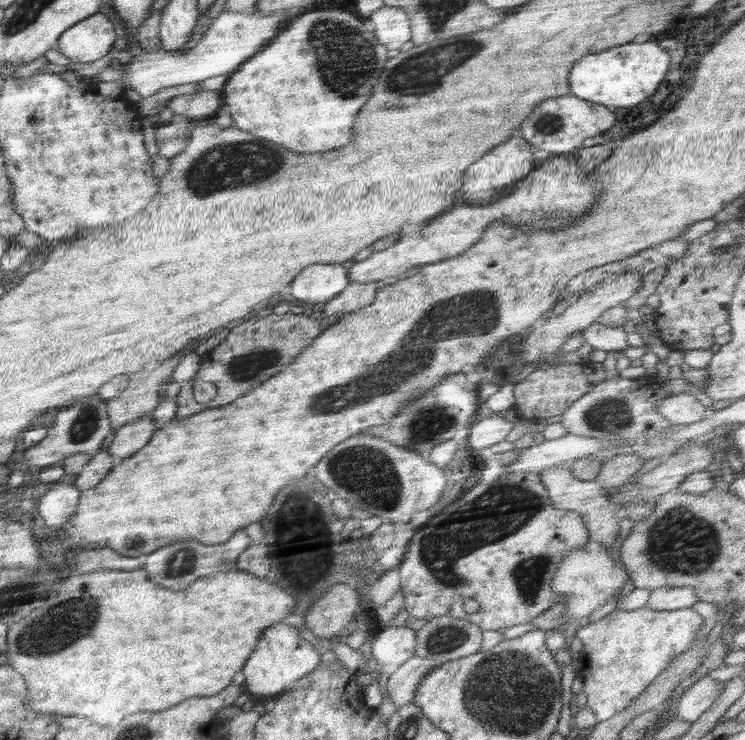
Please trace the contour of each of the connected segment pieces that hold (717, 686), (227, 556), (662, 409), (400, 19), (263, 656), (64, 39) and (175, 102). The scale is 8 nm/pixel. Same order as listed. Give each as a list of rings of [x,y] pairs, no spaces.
[[[708,676],[697,680],[680,697],[676,706],[678,719],[691,723],[696,721],[716,701],[716,697],[722,693],[725,686],[724,682],[712,680]]]
[[[238,530],[225,543],[219,545],[206,545],[198,540],[184,540],[184,542],[176,542],[166,548],[155,550],[152,554],[147,554],[144,568],[148,570],[148,576],[154,582],[162,584],[164,588],[182,590],[199,578],[212,573],[233,570],[240,554],[250,546],[250,542],[252,540],[244,530]]]
[[[687,392],[670,396],[662,400],[656,411],[666,417],[668,421],[674,424],[690,424],[706,418],[710,410],[702,406],[696,396],[691,396]]]
[[[384,3],[368,18],[373,23],[381,42],[384,42],[387,46],[400,48],[404,42],[408,42],[411,38],[410,19],[408,19],[408,15],[402,7]]]
[[[292,621],[276,622],[262,631],[254,652],[244,664],[245,692],[256,700],[266,700],[269,704],[284,691],[293,688],[294,682],[308,676],[321,663],[321,650],[300,636],[300,631]]]
[[[98,11],[65,31],[54,48],[71,62],[94,62],[108,53],[114,40],[114,22]]]
[[[200,90],[170,99],[167,108],[172,109],[176,116],[186,116],[191,122],[196,123],[198,120],[215,115],[223,104],[221,98],[220,90]]]

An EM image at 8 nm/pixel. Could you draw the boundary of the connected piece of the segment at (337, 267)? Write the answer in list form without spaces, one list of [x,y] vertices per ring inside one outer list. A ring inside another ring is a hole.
[[[312,264],[301,270],[287,287],[287,298],[298,298],[302,302],[326,302],[333,299],[350,284],[348,277],[348,265],[336,264]]]

